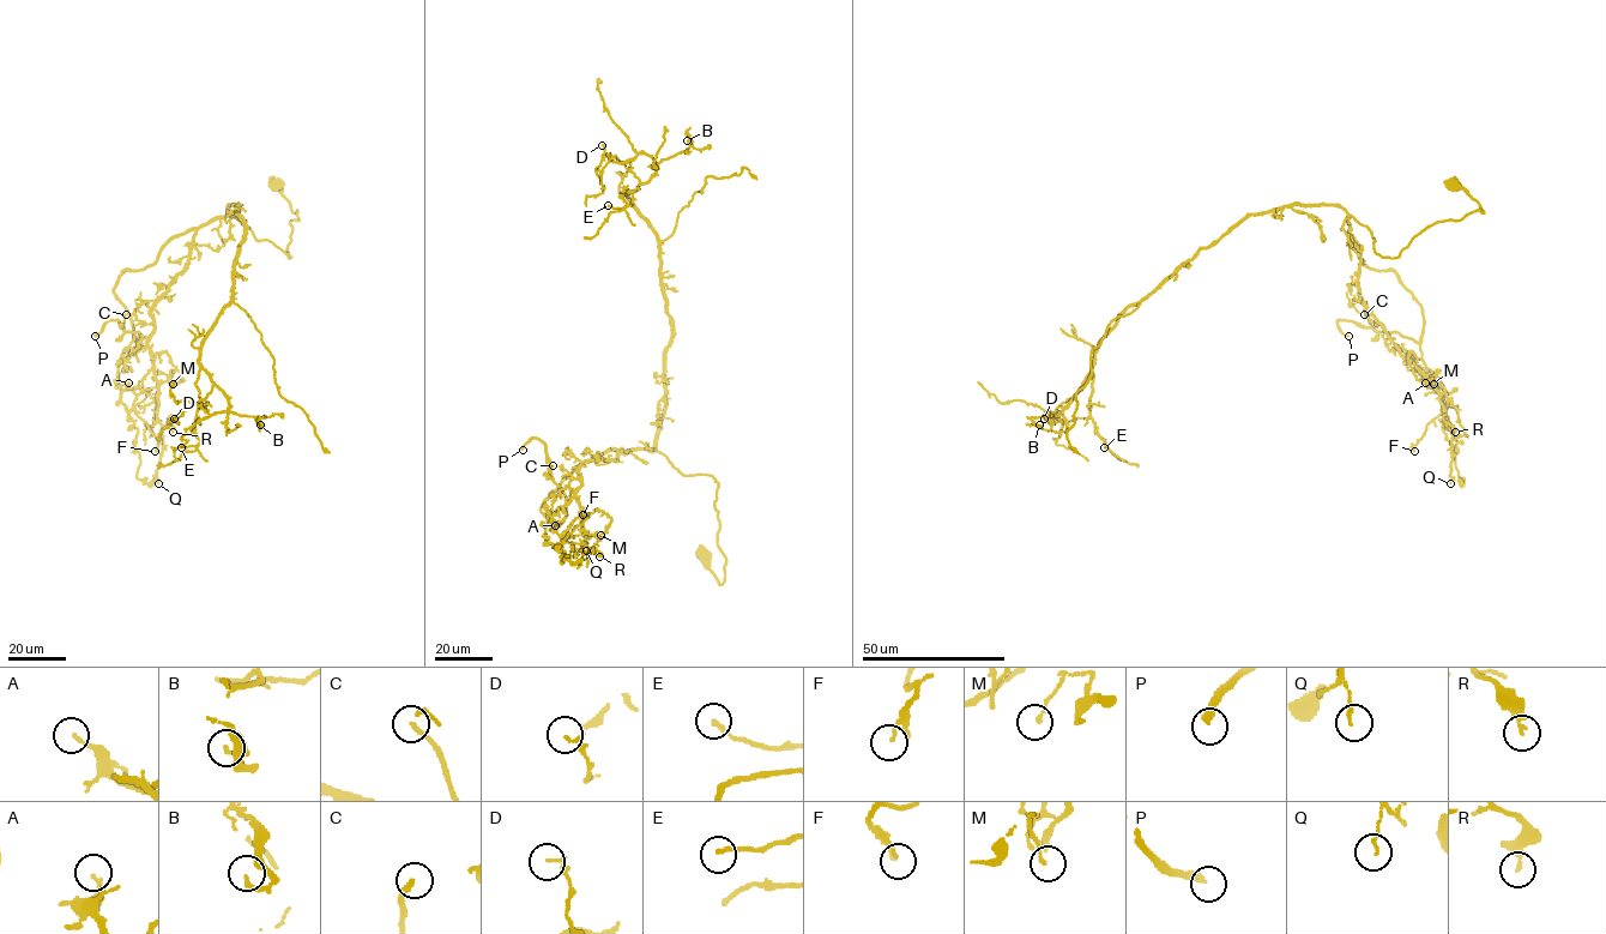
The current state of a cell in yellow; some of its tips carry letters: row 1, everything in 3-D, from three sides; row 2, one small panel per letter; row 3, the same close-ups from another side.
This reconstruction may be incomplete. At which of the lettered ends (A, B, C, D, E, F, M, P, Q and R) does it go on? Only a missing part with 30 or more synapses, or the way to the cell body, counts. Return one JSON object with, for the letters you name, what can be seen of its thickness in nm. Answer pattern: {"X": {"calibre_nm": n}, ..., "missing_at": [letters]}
{"C": {"calibre_nm": 190}, "P": {"calibre_nm": 280}, "missing_at": ["C", "P"]}

